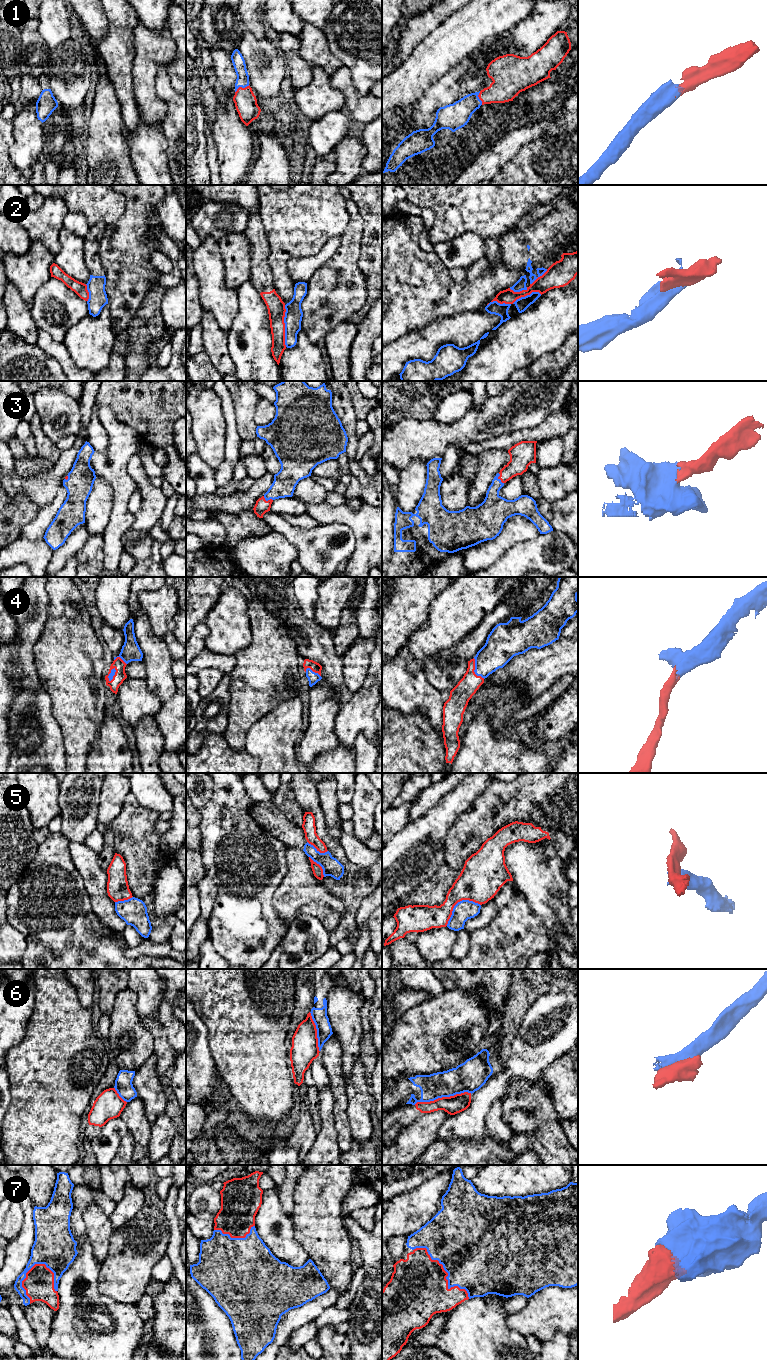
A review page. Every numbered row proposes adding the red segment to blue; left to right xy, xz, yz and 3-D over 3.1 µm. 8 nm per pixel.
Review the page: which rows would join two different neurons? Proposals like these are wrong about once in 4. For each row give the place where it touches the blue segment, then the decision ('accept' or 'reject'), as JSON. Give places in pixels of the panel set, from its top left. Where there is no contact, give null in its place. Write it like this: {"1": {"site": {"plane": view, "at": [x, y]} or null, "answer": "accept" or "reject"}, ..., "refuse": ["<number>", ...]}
{"1": {"site": {"plane": "xz", "at": [241, 86]}, "answer": "accept"}, "2": {"site": {"plane": "xz", "at": [285, 326]}, "answer": "reject"}, "3": {"site": {"plane": "yz", "at": [497, 478]}, "answer": "accept"}, "4": {"site": {"plane": "yz", "at": [474, 670]}, "answer": "accept"}, "5": {"site": {"plane": "yz", "at": [457, 903]}, "answer": "reject"}, "6": {"site": {"plane": "yz", "at": [442, 1096]}, "answer": "reject"}, "7": {"site": {"plane": "yz", "at": [446, 1271]}, "answer": "accept"}, "refuse": ["2", "5", "6"]}

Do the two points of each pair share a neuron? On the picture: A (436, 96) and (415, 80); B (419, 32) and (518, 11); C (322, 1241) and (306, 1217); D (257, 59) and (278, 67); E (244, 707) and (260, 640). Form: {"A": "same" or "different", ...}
{"A": "different", "B": "different", "C": "same", "D": "same", "E": "same"}

